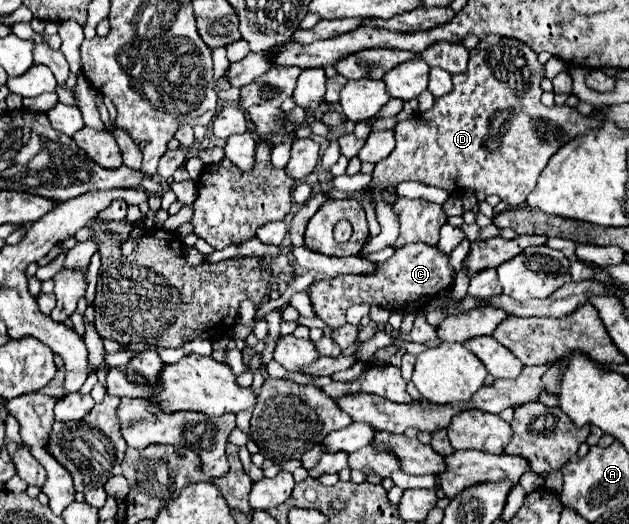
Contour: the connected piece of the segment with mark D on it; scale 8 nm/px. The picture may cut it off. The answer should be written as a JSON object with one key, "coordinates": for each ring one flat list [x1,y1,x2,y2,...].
{"coordinates":[[490,34,482,38,478,46,470,52,466,74,452,76,452,84,454,84,452,92,448,92,442,98,436,98,436,104,430,112,416,114,410,120,398,122,394,130,396,148,388,158,376,164,372,174,376,218,382,226,382,232,370,242,366,242,364,252,378,252,390,246,398,238,398,216,394,216,390,202,386,202,386,192,382,190,384,186,398,186,404,180,416,180,416,182,426,182,430,186,438,186,454,196,472,188,478,200,484,200,490,194,498,194,510,206,524,204,526,196,534,190,536,180,544,170,544,166,548,164,550,156,562,144,570,142,574,136,598,126,598,120,582,116,574,108,568,108,568,106,546,108,540,102,542,78,544,78,544,64,540,64,536,52,530,46,498,34]]}

